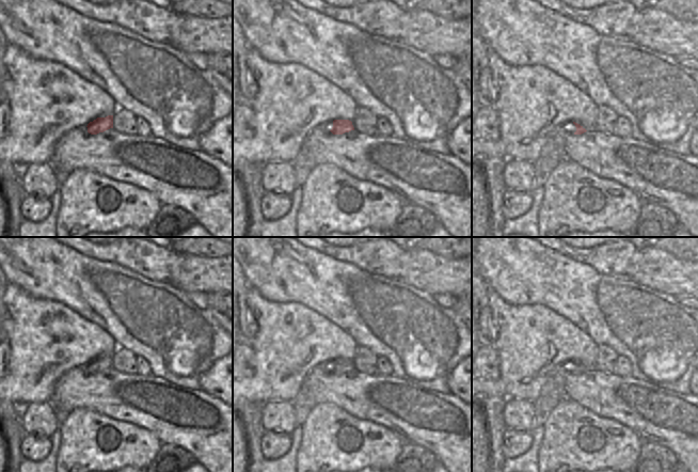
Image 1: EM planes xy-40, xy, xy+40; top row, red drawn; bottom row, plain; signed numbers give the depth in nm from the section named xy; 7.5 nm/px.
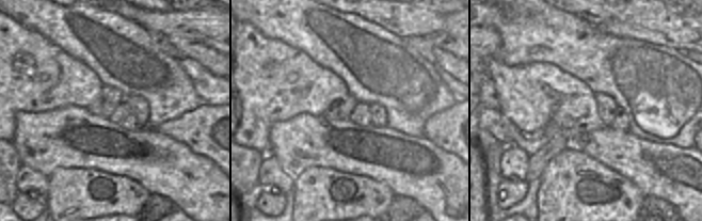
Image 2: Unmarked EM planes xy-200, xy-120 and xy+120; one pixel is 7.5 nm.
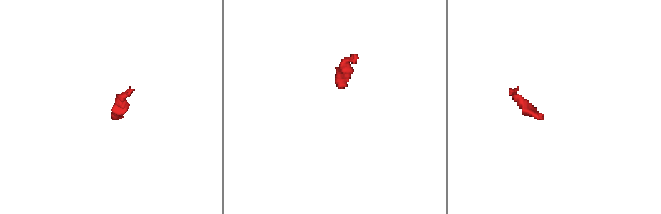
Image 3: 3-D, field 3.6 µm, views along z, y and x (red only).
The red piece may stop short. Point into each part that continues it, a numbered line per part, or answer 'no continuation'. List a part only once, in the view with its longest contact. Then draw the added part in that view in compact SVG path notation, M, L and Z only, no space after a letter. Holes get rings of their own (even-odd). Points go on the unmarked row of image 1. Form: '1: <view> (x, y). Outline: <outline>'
1: xy (327, 366). Outline: M328 361L322 365L321 369L328 374L332 374L332 372L330 371L332 366L333 366L333 361Z

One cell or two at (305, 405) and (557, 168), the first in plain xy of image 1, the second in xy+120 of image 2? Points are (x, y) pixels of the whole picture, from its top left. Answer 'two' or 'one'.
two

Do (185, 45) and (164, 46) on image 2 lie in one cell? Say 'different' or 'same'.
different

